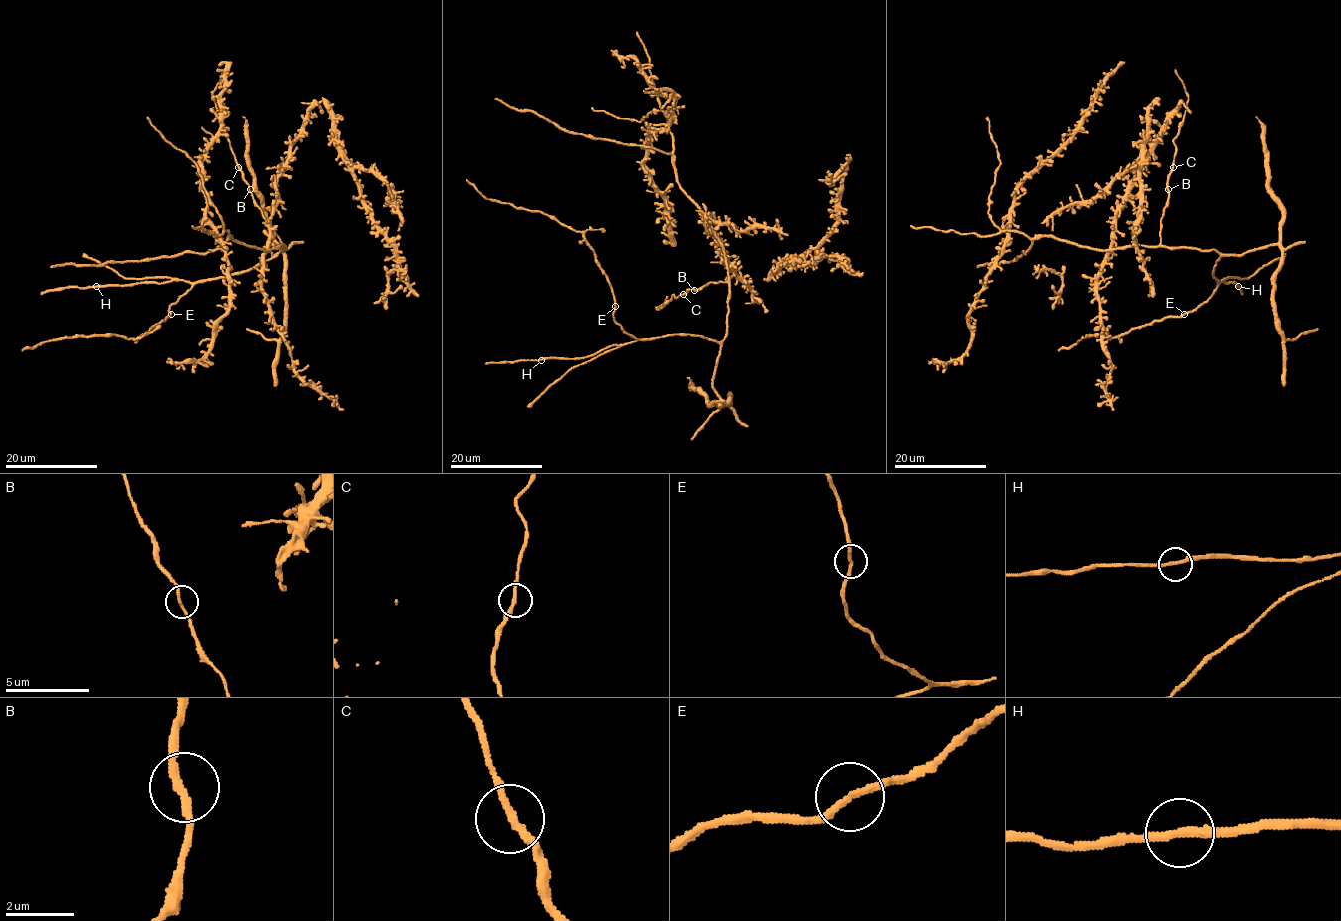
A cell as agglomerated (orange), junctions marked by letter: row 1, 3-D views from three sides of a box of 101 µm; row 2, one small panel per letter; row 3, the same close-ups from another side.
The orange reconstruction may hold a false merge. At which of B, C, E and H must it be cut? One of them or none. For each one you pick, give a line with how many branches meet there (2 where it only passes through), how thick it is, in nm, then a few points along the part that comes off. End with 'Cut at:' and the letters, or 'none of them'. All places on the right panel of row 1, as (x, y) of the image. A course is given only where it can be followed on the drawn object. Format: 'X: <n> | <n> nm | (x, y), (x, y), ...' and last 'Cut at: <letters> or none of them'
Cut at: none of them

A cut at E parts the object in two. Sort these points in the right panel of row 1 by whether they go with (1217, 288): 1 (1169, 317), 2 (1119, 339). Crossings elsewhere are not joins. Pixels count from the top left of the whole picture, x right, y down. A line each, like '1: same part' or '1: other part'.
1: other part
2: other part

